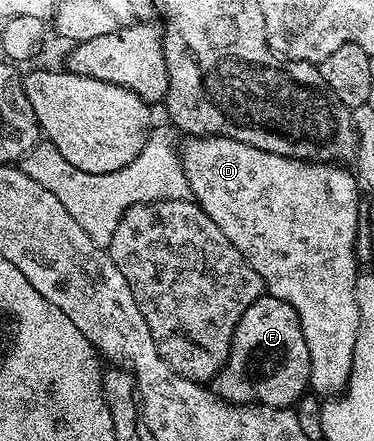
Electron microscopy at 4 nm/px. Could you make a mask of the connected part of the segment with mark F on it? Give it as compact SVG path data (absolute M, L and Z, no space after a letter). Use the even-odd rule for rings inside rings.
M265 293L242 313L242 321L232 334L228 359L214 380L214 391L219 398L237 405L264 403L267 407L291 408L309 390L309 377L310 349L306 349L298 313L286 301Z

